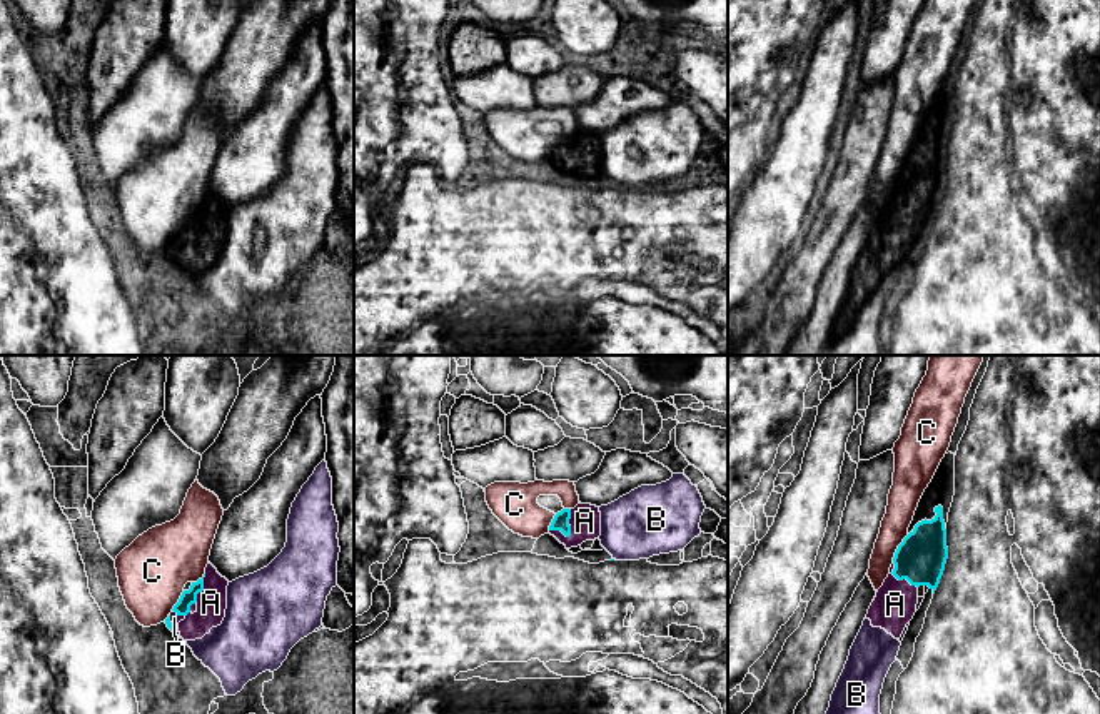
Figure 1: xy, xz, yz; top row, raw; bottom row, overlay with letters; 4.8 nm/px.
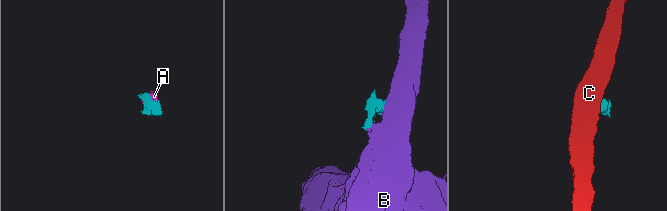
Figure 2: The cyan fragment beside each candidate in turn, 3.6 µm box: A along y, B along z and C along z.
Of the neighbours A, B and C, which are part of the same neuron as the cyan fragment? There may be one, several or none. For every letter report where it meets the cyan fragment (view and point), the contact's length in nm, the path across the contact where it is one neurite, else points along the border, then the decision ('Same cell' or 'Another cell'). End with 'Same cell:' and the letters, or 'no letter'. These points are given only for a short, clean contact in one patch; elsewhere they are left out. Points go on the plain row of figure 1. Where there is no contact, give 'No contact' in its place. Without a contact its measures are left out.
A: Touches cyan at xz (570, 159). Shared border 160 nm. Same cell
B: Touches cyan at xy (179, 241). Shared border 70 nm. Another cell
C: Touches cyan at yz (897, 175). Shared border 170 nm. Another cell
Same cell: A

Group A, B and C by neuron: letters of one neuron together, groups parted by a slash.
A / B / C

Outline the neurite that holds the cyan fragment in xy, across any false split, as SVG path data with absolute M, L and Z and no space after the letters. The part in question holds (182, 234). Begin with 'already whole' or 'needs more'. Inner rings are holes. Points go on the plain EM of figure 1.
needs more; M209 189L205 202L182 219L172 237L185 244L179 249L184 267L202 265L212 254L222 250L227 235L227 212L229 207Z

